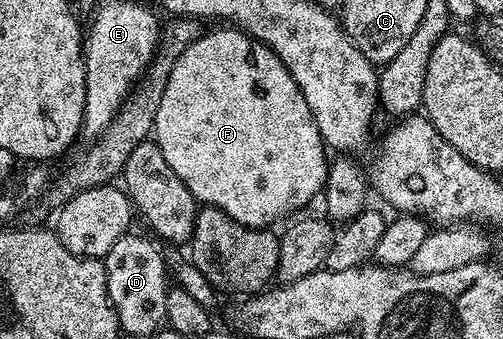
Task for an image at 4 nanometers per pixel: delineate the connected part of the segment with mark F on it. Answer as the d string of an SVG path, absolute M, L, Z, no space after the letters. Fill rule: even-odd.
M236 27L223 28L225 29L217 29L214 33L206 32L198 41L192 41L187 51L183 51L183 55L179 55L167 79L167 91L163 91L163 99L159 99L159 111L155 115L153 133L159 151L163 151L163 159L167 159L171 171L175 171L179 179L183 179L191 195L196 197L202 206L214 205L216 209L231 215L231 219L252 229L273 227L280 217L292 218L297 215L292 213L299 212L316 193L318 196L324 190L331 161L330 158L325 158L325 153L327 154L325 140L321 138L319 127L311 115L311 107L307 107L307 99L303 99L303 91L299 91L291 71L287 71L285 64L261 41L254 41L252 37Z

